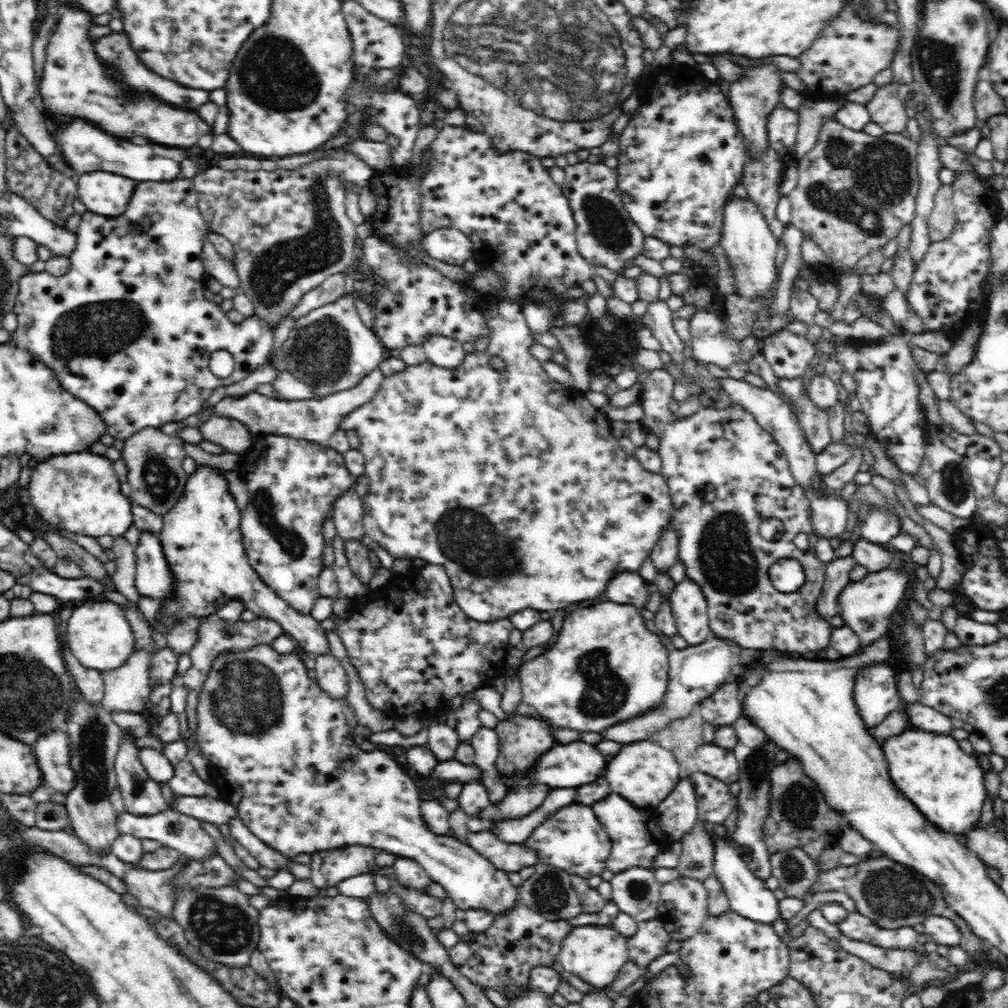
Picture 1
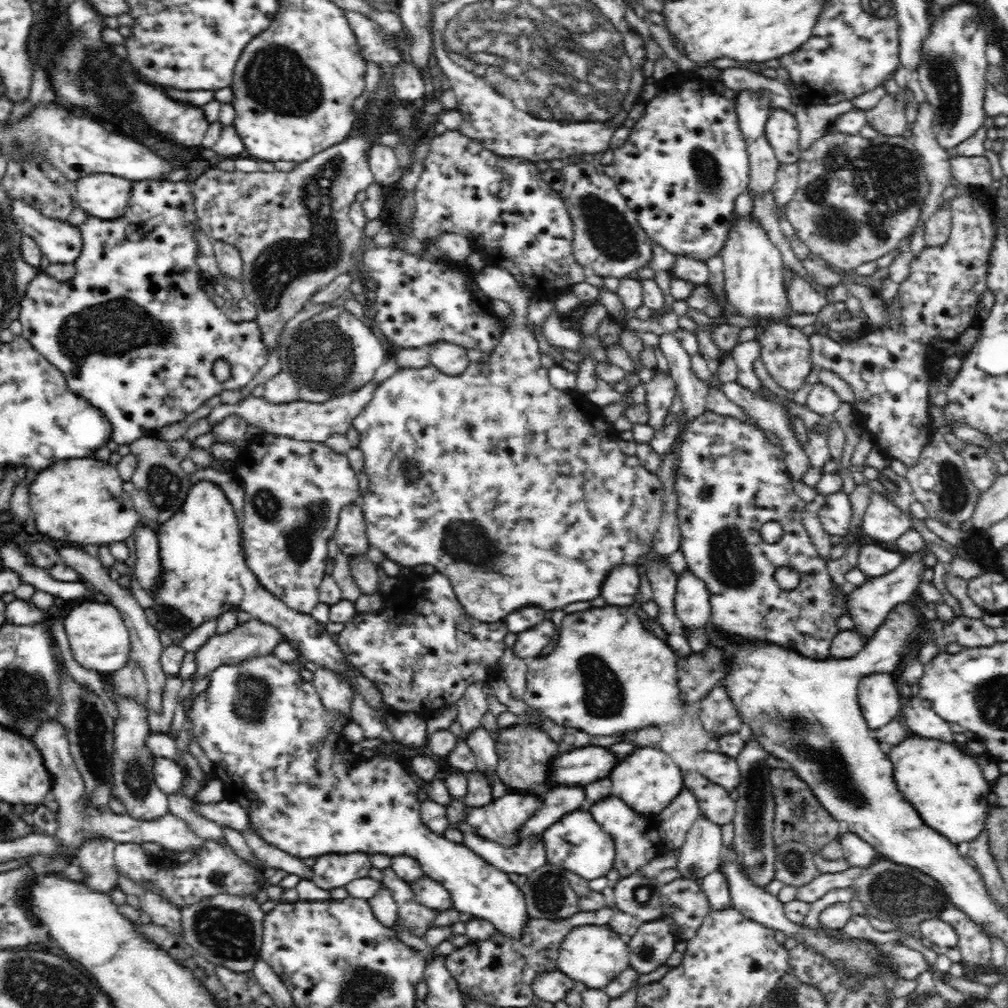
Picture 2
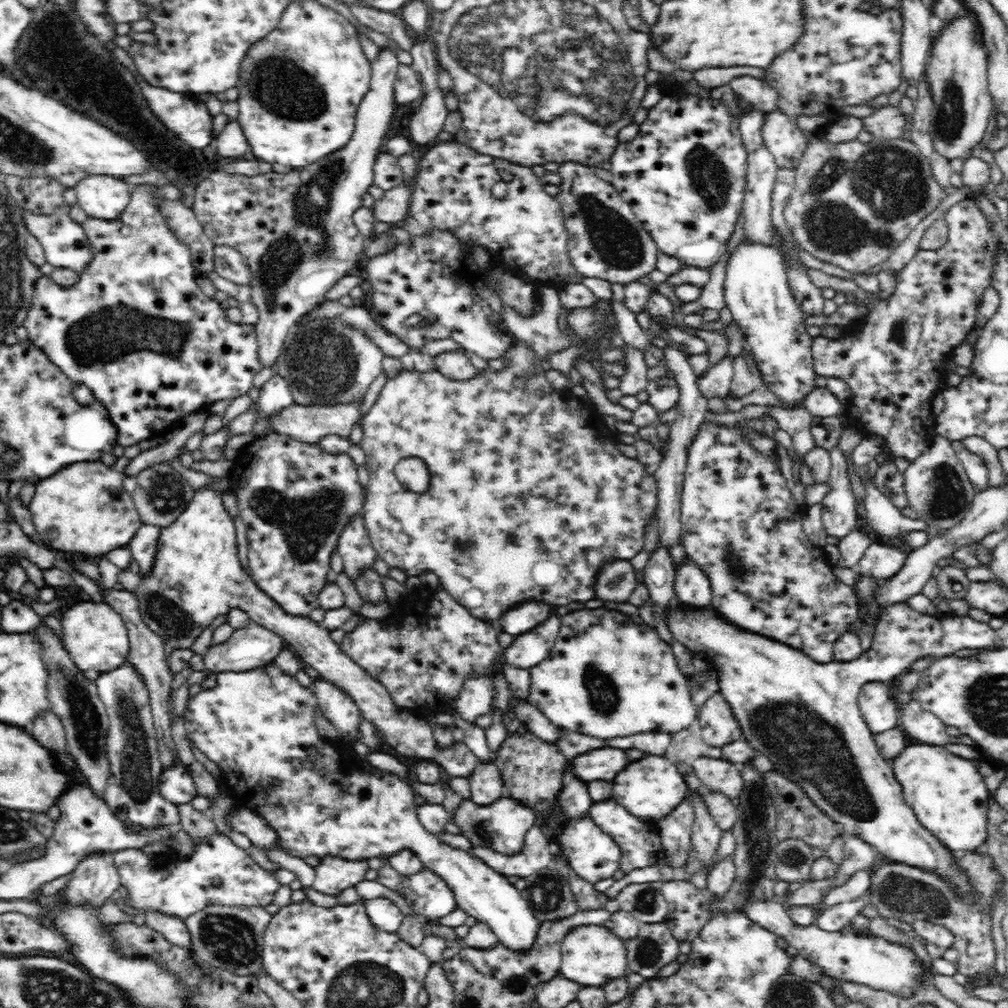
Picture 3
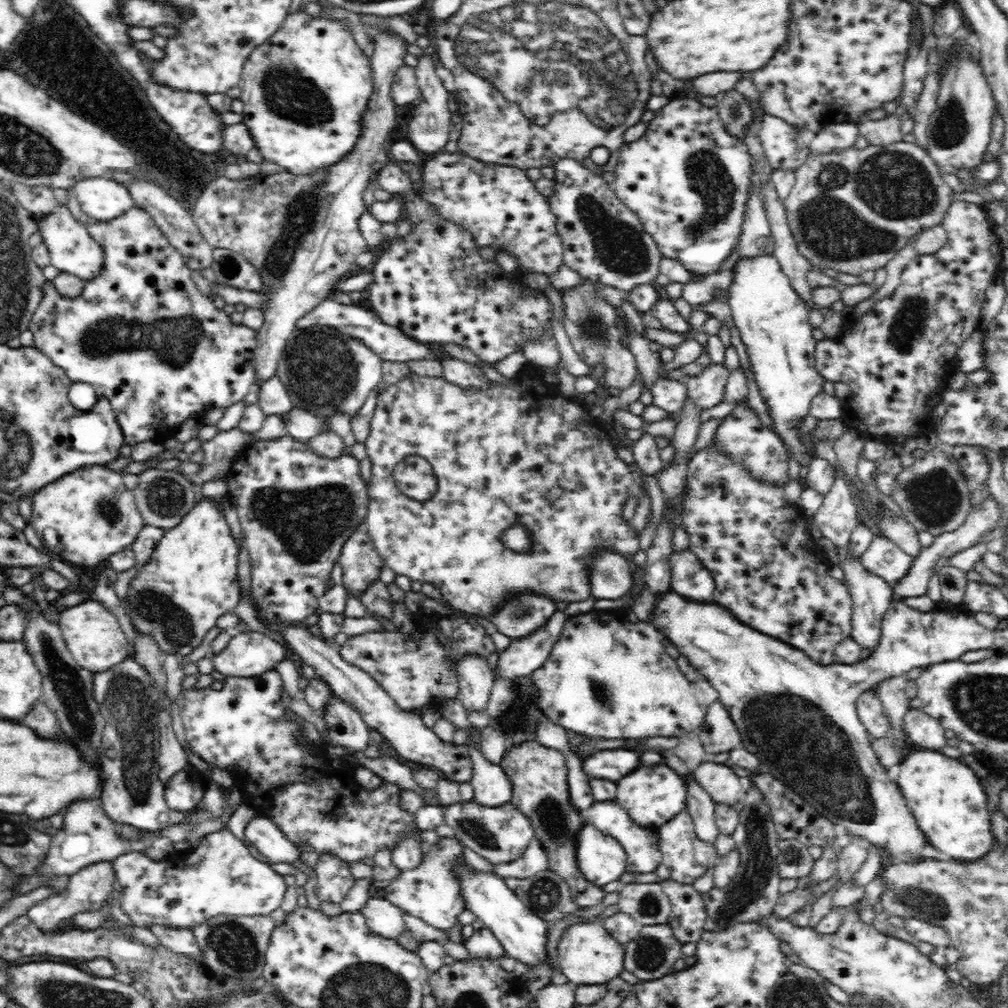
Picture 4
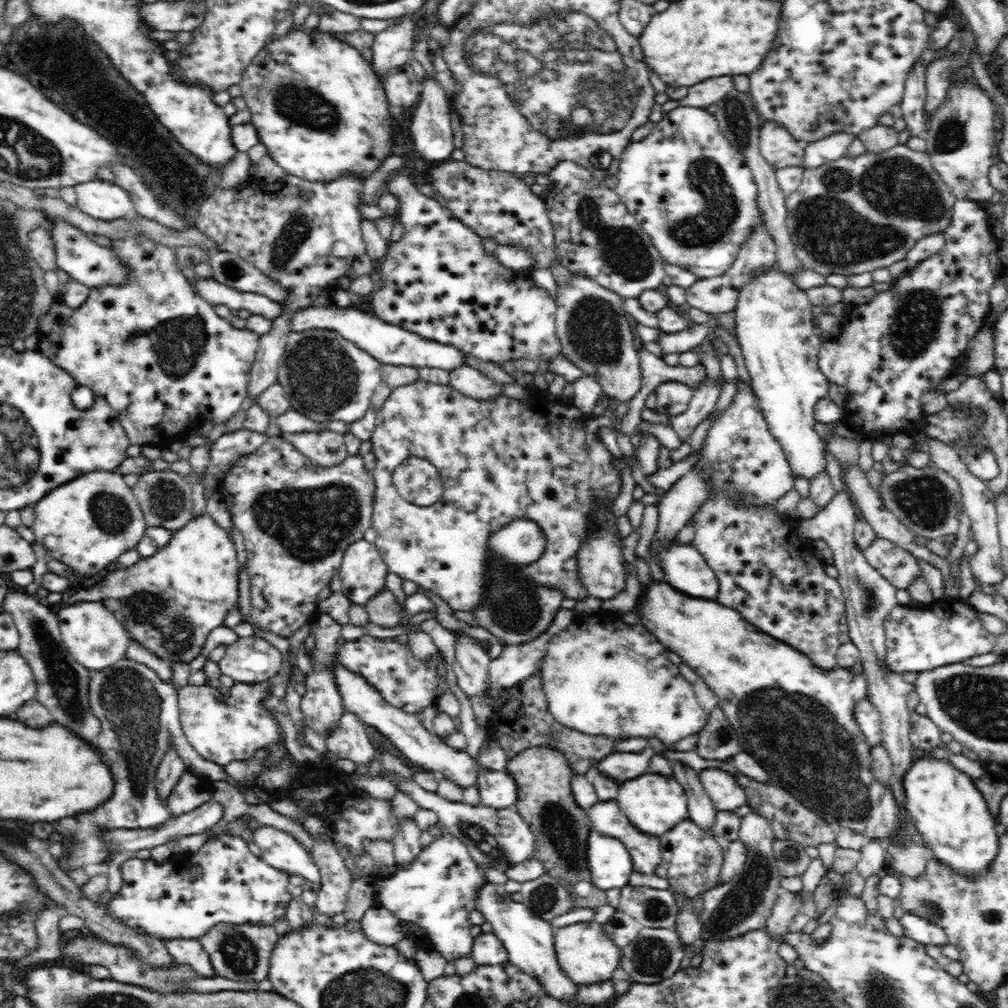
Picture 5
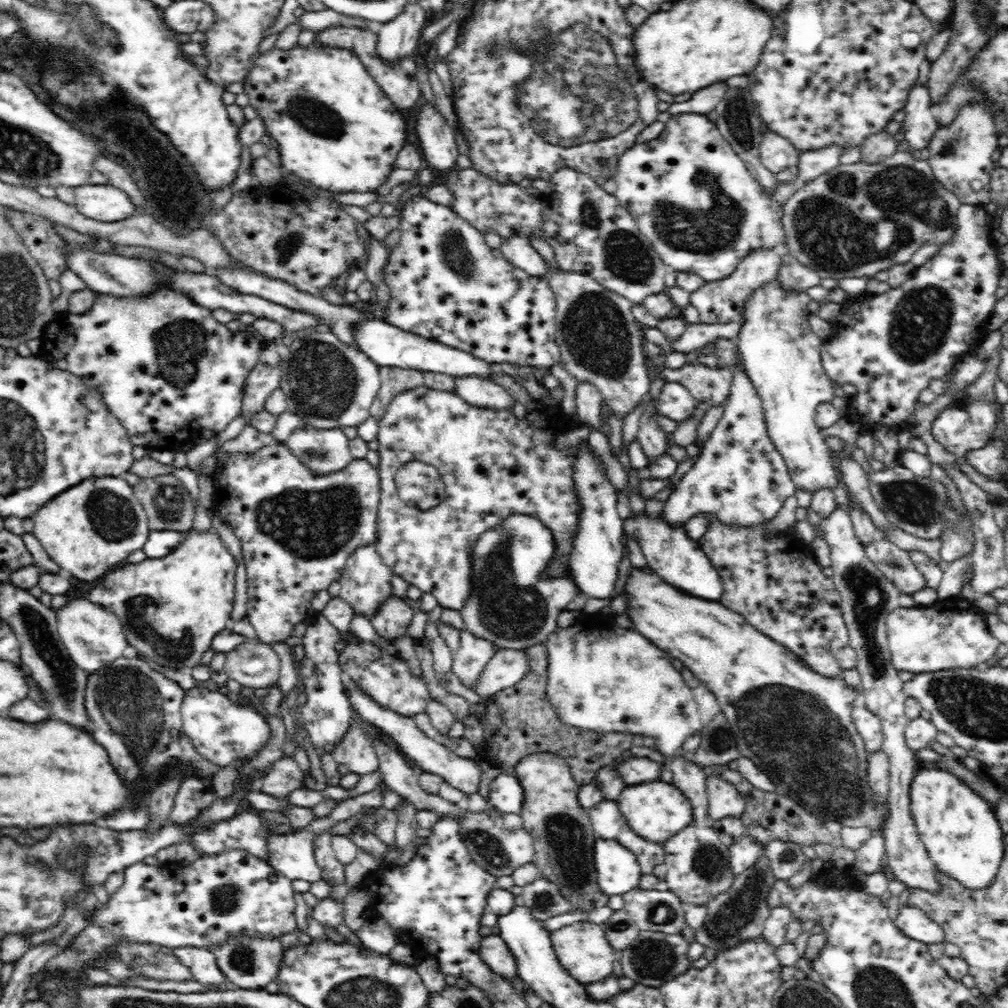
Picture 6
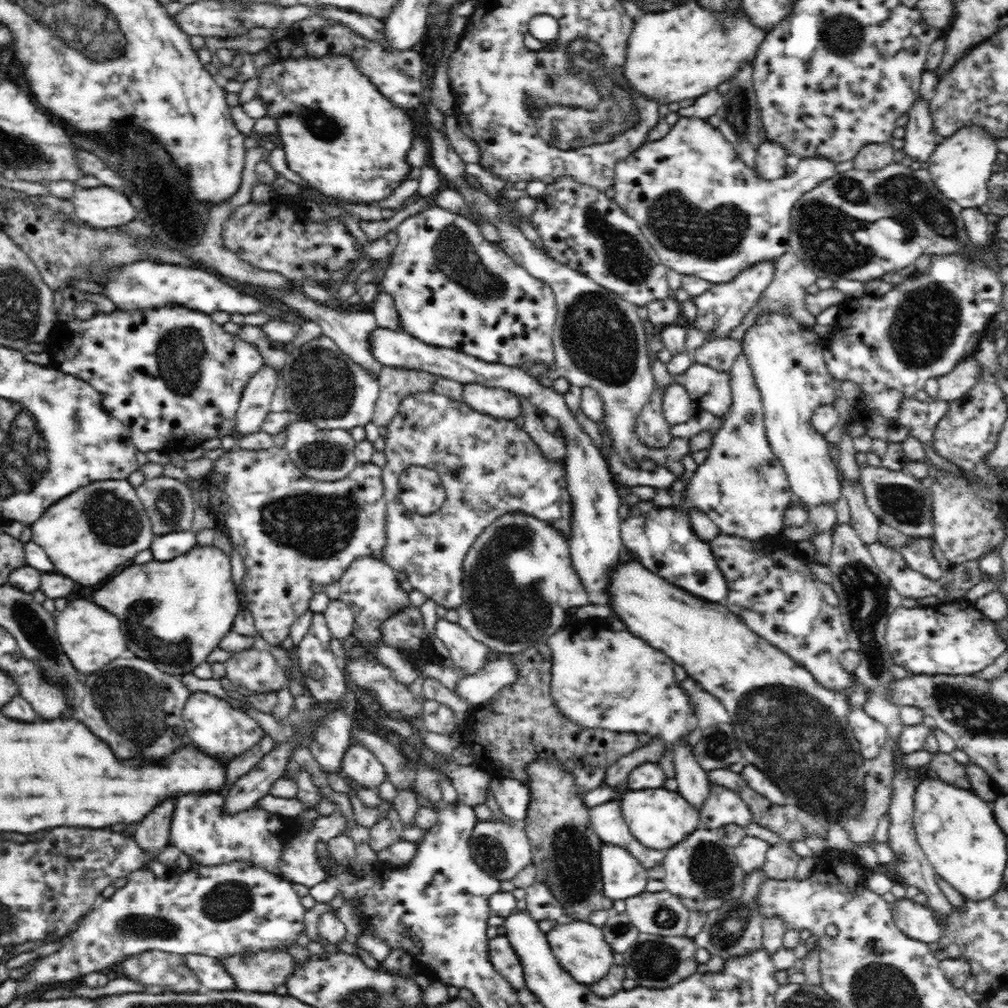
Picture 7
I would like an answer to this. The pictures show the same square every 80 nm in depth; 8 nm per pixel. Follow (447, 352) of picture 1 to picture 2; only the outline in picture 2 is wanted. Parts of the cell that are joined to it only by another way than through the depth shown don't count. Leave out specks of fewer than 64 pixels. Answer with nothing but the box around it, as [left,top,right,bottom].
[429,341,468,375]

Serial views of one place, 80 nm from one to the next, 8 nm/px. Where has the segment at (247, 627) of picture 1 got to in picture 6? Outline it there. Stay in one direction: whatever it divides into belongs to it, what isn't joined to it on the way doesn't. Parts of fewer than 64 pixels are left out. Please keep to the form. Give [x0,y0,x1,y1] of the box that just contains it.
[224,640,280,689]

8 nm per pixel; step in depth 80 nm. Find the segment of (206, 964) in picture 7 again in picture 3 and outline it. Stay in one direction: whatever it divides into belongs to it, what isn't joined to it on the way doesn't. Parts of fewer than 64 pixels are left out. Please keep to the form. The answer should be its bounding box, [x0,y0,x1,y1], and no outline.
[144,911,192,950]

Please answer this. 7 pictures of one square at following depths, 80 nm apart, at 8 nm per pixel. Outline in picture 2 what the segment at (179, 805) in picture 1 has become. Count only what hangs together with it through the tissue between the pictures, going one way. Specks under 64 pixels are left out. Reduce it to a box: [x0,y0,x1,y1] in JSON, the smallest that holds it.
[195,800,259,835]

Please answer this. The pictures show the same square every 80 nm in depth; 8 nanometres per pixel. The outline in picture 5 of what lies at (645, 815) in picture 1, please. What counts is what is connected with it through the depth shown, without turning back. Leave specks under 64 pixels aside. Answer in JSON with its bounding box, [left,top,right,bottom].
[586,800,662,874]

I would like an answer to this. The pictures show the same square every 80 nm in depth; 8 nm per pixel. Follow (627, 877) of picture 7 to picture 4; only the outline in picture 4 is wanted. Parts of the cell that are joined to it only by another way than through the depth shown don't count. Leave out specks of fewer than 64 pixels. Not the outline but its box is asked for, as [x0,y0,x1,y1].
[576,822,625,887]

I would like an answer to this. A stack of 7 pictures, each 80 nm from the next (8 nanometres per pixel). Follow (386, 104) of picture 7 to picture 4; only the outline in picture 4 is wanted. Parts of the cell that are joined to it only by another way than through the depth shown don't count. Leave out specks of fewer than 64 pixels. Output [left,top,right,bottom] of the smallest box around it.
[237,12,373,175]

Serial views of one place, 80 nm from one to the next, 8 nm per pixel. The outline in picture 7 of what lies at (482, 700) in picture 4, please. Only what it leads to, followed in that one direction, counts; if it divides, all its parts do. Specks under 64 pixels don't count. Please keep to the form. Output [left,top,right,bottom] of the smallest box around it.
[435,618,491,674]

